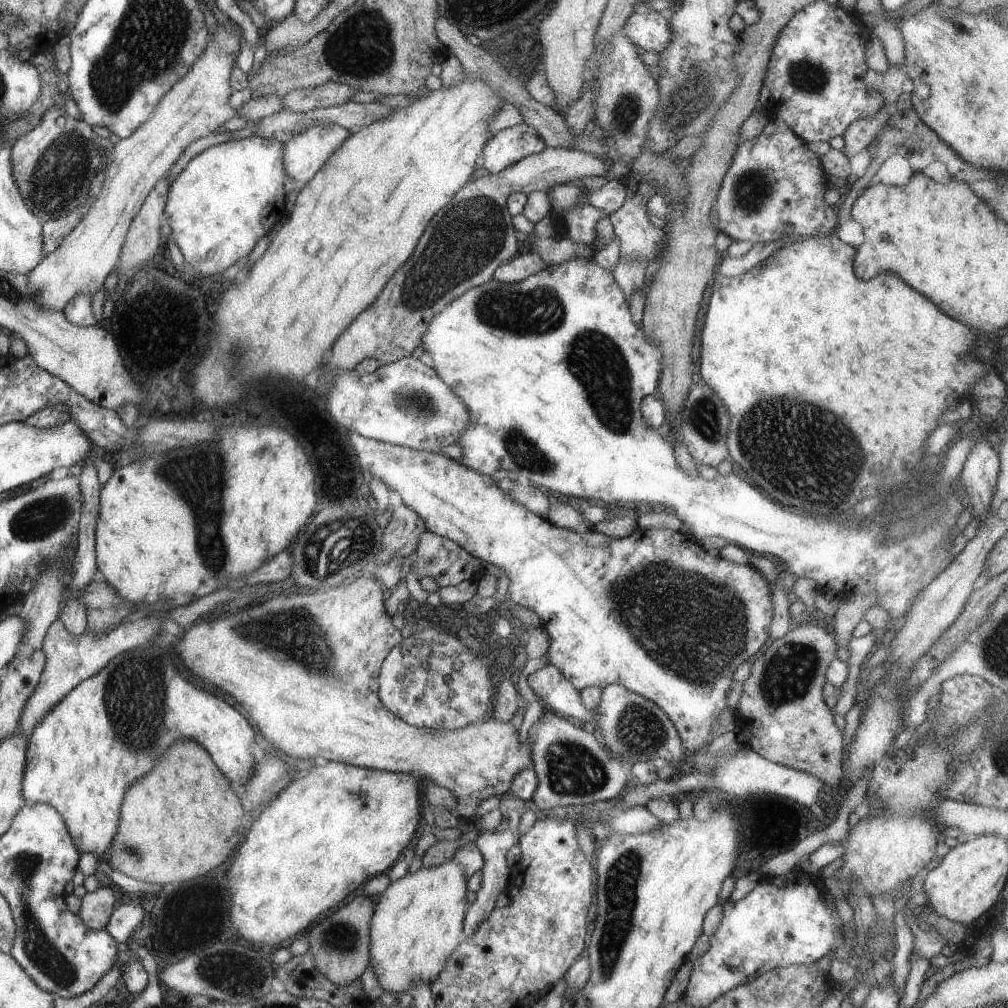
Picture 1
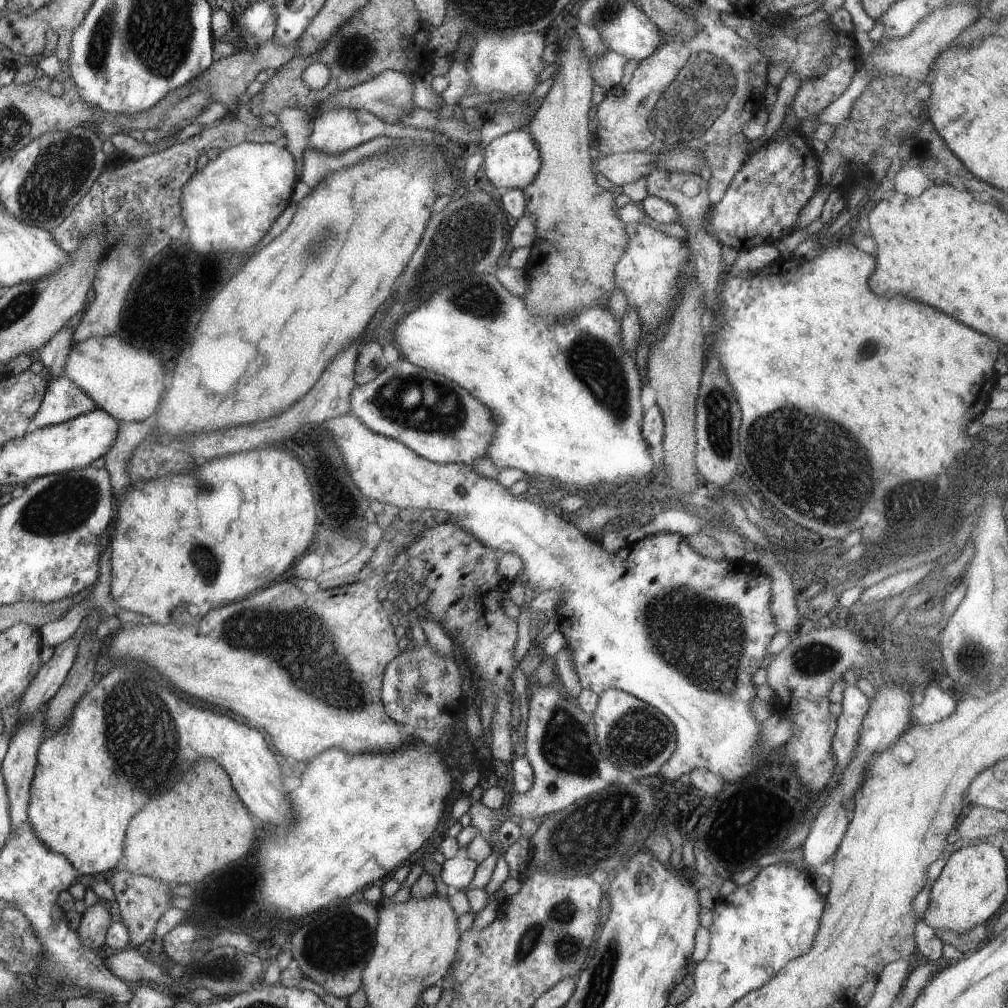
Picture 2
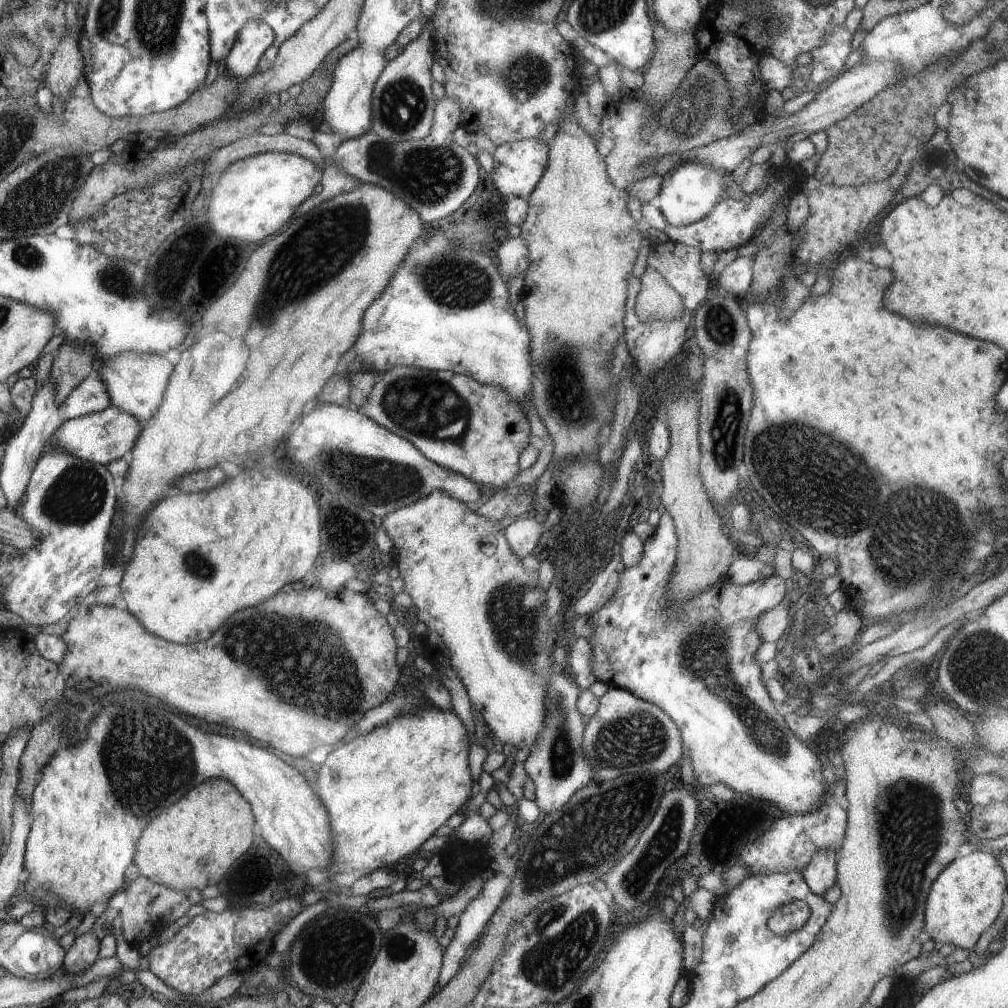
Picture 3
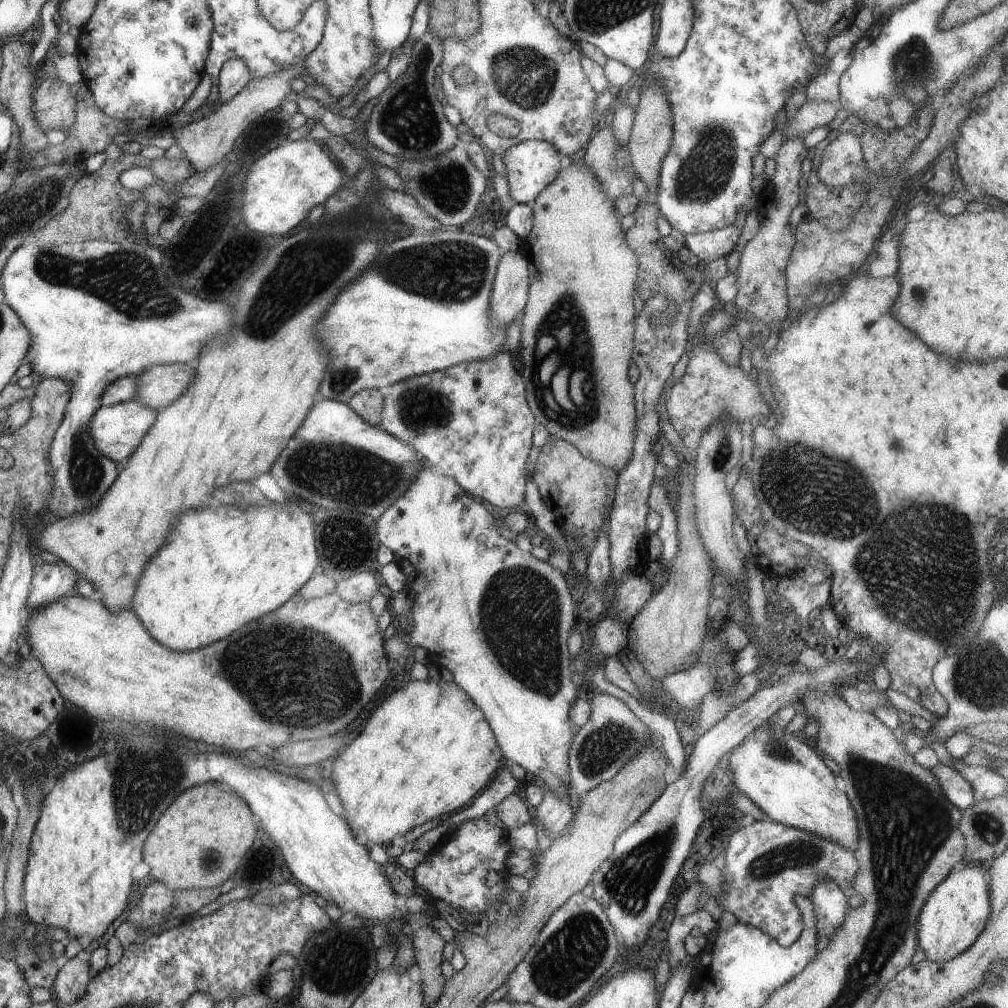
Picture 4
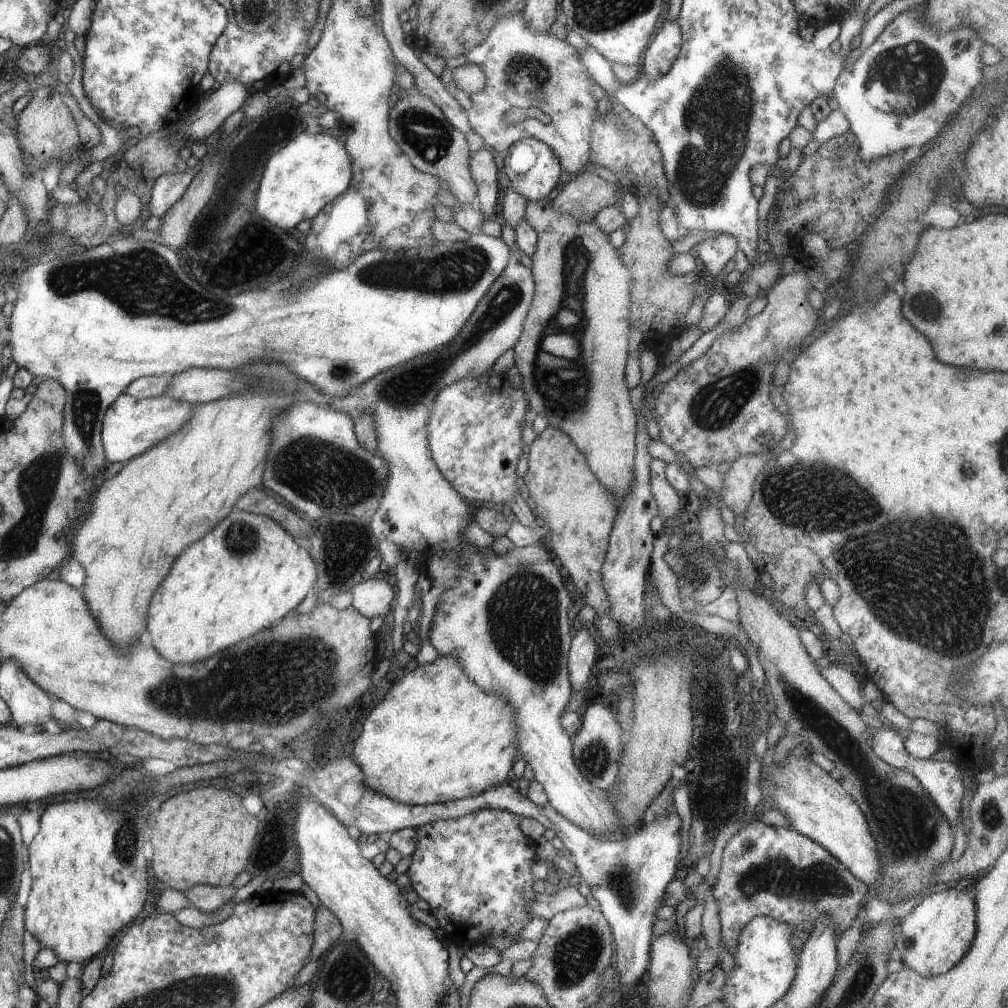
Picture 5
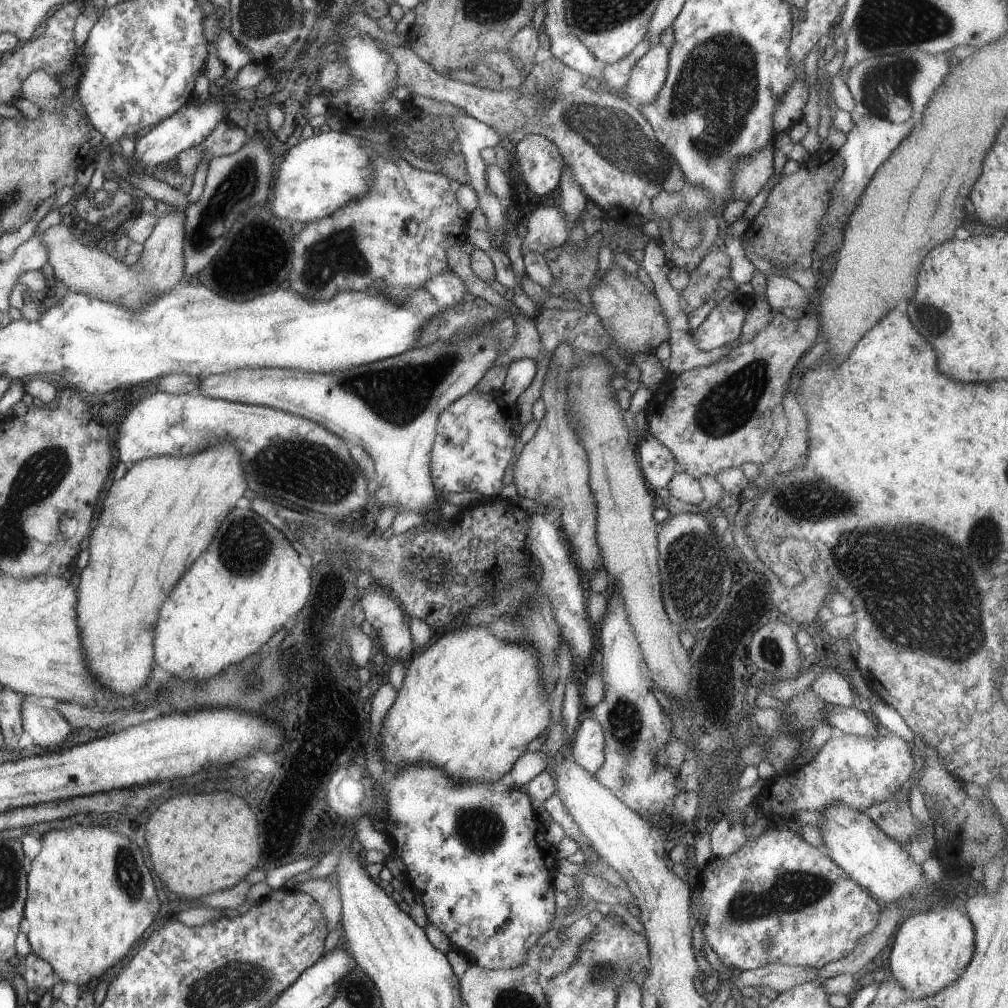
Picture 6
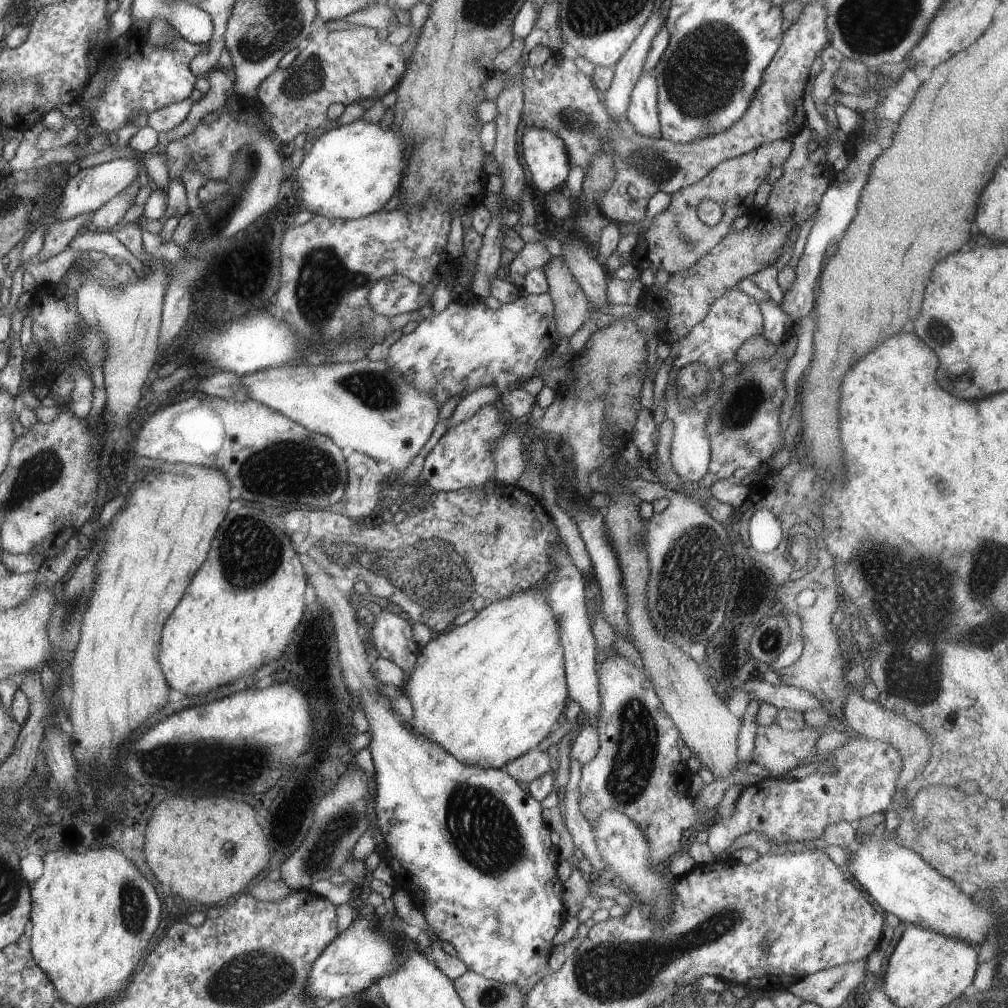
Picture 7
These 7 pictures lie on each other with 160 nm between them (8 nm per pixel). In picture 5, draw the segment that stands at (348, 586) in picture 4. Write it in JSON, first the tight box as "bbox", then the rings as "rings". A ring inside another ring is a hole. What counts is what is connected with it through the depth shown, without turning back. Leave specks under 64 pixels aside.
{"bbox":[351,579,394,620],"rings":[[[366,579],[351,589],[352,606],[370,620],[374,616],[385,618],[392,611],[394,590],[386,579]]]}

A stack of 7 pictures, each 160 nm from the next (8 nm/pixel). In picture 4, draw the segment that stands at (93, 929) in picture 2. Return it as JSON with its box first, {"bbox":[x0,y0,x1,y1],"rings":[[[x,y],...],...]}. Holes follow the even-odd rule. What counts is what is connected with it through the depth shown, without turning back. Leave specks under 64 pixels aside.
{"bbox":[52,957,92,1007],"rings":[[[73,957],[65,960],[63,967],[59,969],[52,990],[54,1000],[63,1007],[73,1005],[84,996],[88,983],[92,976],[91,966]]]}

